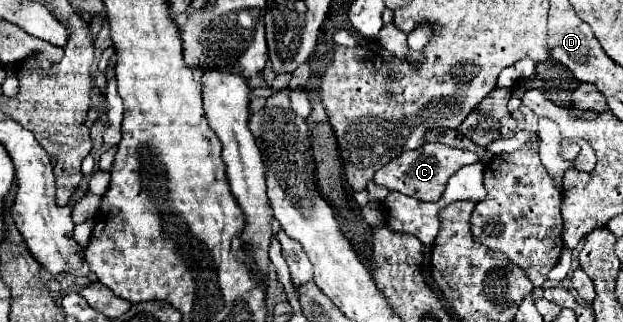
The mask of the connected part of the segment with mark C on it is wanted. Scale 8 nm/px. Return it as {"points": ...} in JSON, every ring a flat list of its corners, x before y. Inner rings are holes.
{"points":[[423,144,415,150,407,150,403,152,399,158,391,160,389,164,385,164,381,170,375,172,375,182,389,188,389,190,397,190,403,192,407,196,413,196,417,200,439,200,439,196,445,190,447,180,465,164,475,164,479,158,473,152,467,150,457,150,451,148,447,144]]}

